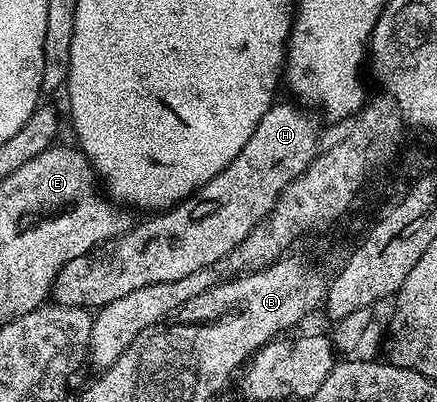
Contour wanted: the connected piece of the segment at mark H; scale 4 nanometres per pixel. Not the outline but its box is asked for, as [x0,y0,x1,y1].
[53,102,320,308]

